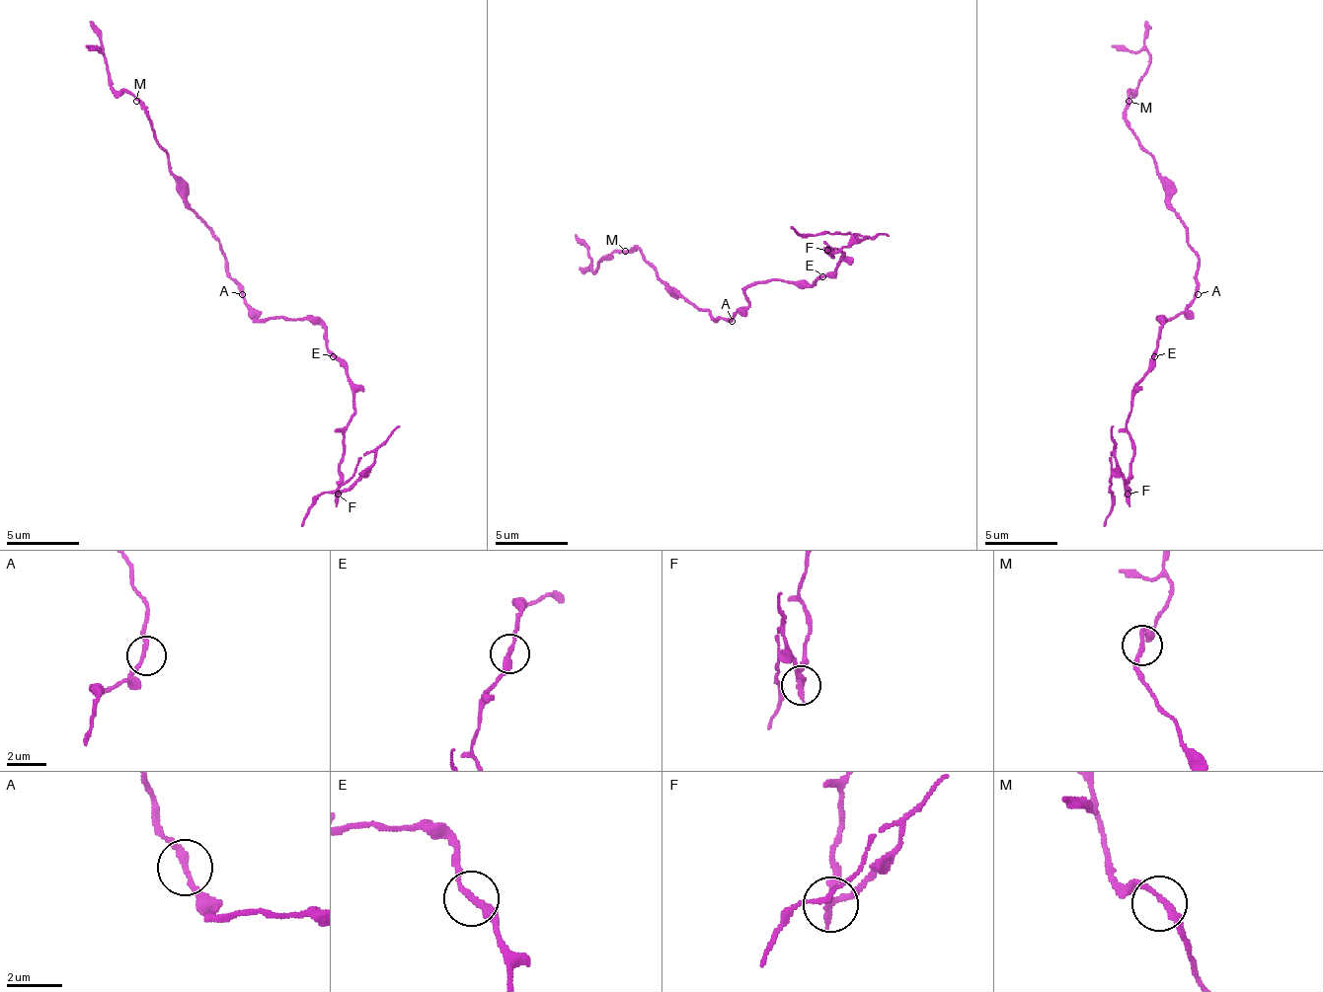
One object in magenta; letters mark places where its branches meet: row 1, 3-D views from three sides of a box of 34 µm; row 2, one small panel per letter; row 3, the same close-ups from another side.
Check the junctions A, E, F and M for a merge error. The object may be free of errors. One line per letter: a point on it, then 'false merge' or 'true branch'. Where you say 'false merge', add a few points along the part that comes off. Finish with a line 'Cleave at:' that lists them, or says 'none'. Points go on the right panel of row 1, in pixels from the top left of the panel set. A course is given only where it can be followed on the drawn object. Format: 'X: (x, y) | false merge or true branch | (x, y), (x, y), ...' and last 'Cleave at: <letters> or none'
A: (1198, 294) | true branch
E: (1154, 356) | true branch
F: (1128, 494) | false merge | (1128, 495), (1128, 484), (1110, 466), (1110, 505), (1103, 527)
M: (1128, 101) | true branch
Cleave at: F

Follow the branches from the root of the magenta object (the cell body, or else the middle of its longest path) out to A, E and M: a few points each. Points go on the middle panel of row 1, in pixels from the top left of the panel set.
A: (745, 298), (732, 321)
E: (745, 298), (745, 291), (753, 284), (764, 284), (768, 280), (805, 280), (812, 284), (822, 276)
M: (745, 298), (732, 317), (717, 321), (706, 310), (698, 310), (676, 295), (636, 248), (625, 251)

